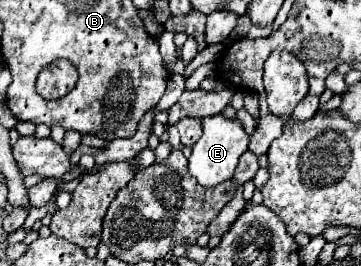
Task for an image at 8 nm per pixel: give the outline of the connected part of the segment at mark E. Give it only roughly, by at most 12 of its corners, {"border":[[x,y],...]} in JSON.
{"border":[[202,119],[190,175],[202,187],[228,181],[248,149],[238,119]]}

